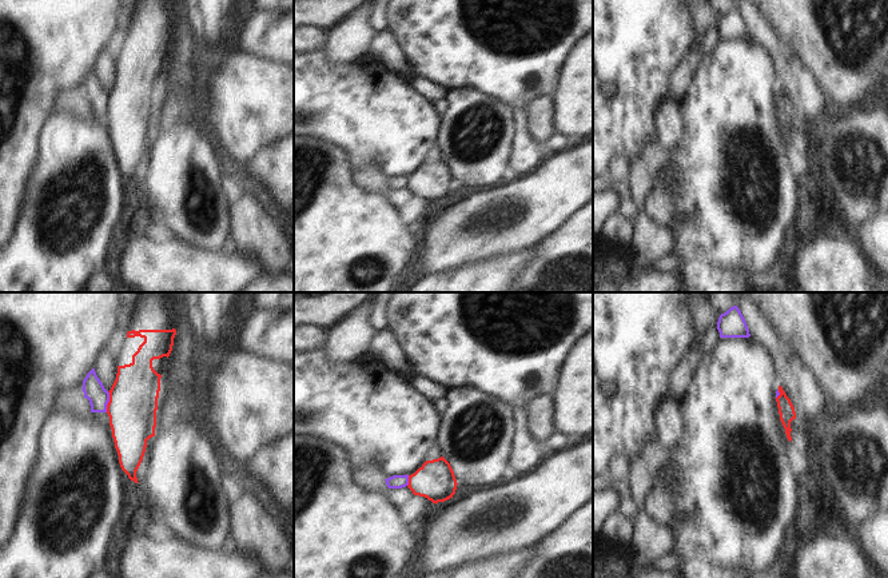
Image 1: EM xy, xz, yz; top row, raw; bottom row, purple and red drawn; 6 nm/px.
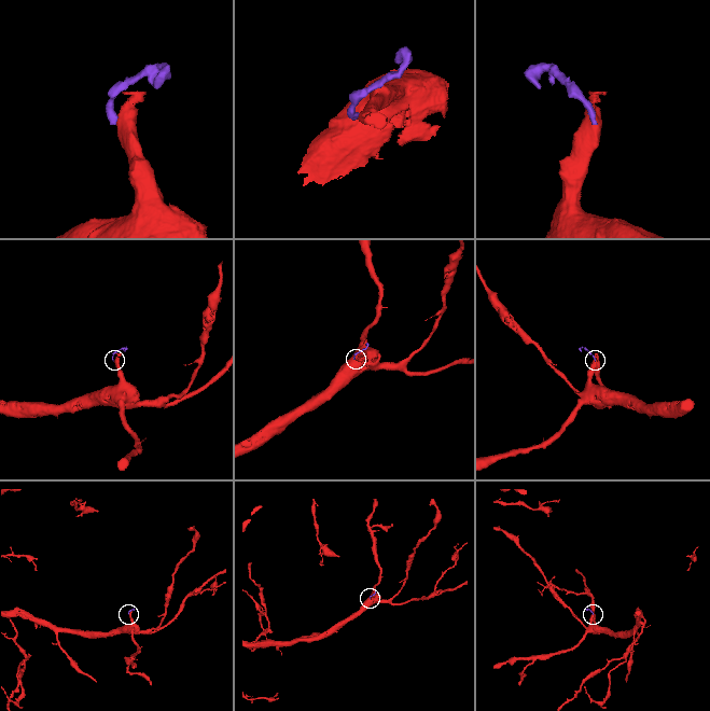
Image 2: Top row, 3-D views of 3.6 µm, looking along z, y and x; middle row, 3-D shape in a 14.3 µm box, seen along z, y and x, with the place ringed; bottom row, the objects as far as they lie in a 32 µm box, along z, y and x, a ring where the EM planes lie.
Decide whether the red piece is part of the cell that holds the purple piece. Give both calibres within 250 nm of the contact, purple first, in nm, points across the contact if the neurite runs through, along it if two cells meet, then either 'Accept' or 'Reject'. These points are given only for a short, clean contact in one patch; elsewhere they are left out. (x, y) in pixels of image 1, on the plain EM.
Thickness 130 nm (purple) against 300 nm. Boundary: xy (108, 92), (106, 112). Reject

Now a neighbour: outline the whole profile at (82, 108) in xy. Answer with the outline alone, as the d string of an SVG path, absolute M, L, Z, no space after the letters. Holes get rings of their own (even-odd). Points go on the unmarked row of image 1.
M81 89L63 91L60 103L79 116L87 116L91 112L89 101L84 97Z

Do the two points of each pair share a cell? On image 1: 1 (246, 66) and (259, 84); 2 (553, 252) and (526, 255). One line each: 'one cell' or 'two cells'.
1: one cell
2: two cells

